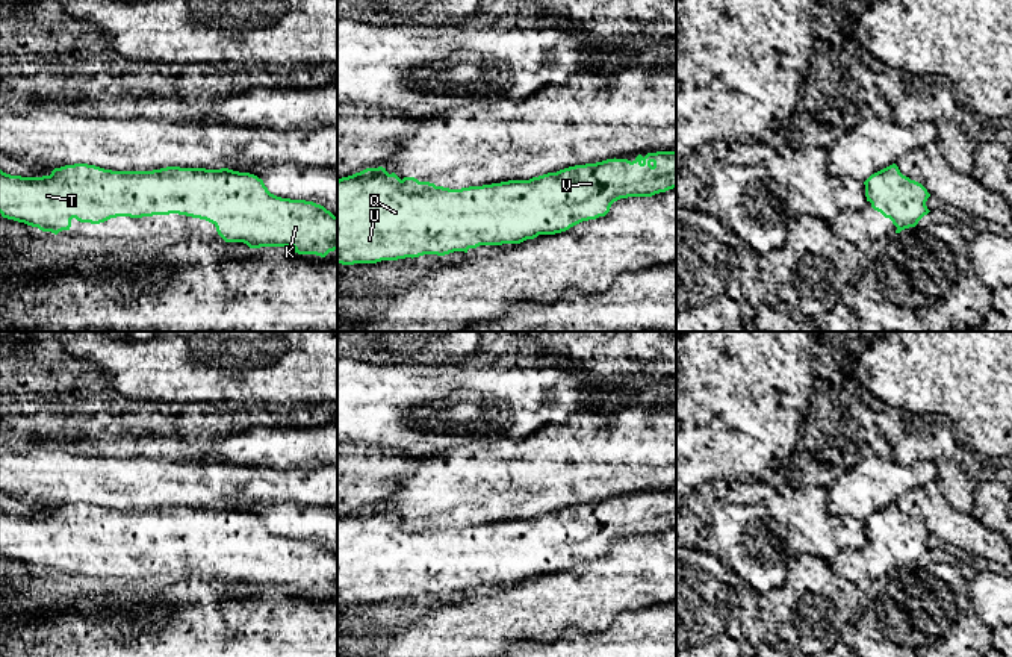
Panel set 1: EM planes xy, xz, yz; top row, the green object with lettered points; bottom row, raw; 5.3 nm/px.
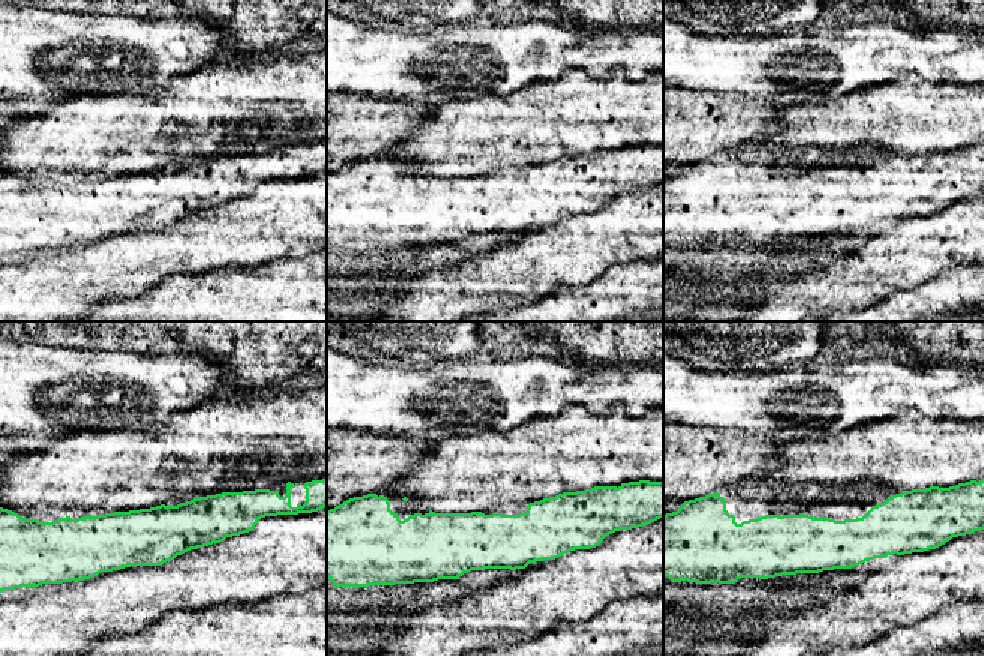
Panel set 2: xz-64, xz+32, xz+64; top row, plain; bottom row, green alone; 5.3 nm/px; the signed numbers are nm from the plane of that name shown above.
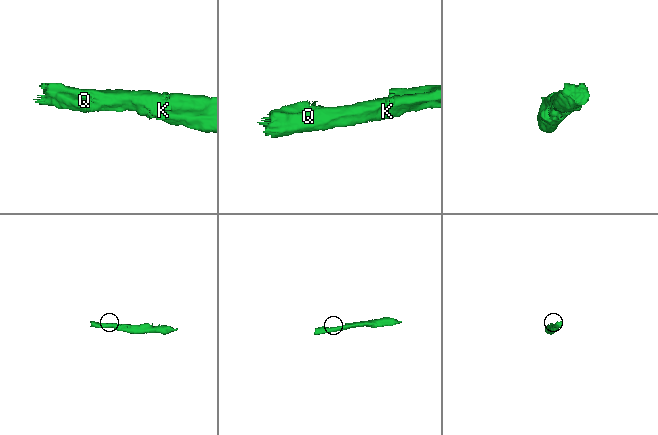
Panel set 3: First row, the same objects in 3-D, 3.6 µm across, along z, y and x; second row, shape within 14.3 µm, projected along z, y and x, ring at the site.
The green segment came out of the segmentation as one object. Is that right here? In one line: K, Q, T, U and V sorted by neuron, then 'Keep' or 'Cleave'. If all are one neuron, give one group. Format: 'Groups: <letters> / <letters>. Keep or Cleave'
Groups: K Q T U V. Keep

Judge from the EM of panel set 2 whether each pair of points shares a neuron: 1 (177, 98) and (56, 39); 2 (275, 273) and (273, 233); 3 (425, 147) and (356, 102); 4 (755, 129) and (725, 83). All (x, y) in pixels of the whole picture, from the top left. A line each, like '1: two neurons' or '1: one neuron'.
1: two neurons
2: two neurons
3: two neurons
4: two neurons

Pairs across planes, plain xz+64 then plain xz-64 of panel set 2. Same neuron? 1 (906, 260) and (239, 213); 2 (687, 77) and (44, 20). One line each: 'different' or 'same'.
1: same
2: same

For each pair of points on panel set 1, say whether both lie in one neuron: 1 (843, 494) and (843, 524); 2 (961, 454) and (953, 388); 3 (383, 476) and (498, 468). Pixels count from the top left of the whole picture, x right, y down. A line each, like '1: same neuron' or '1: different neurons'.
1: different neurons
2: different neurons
3: different neurons

